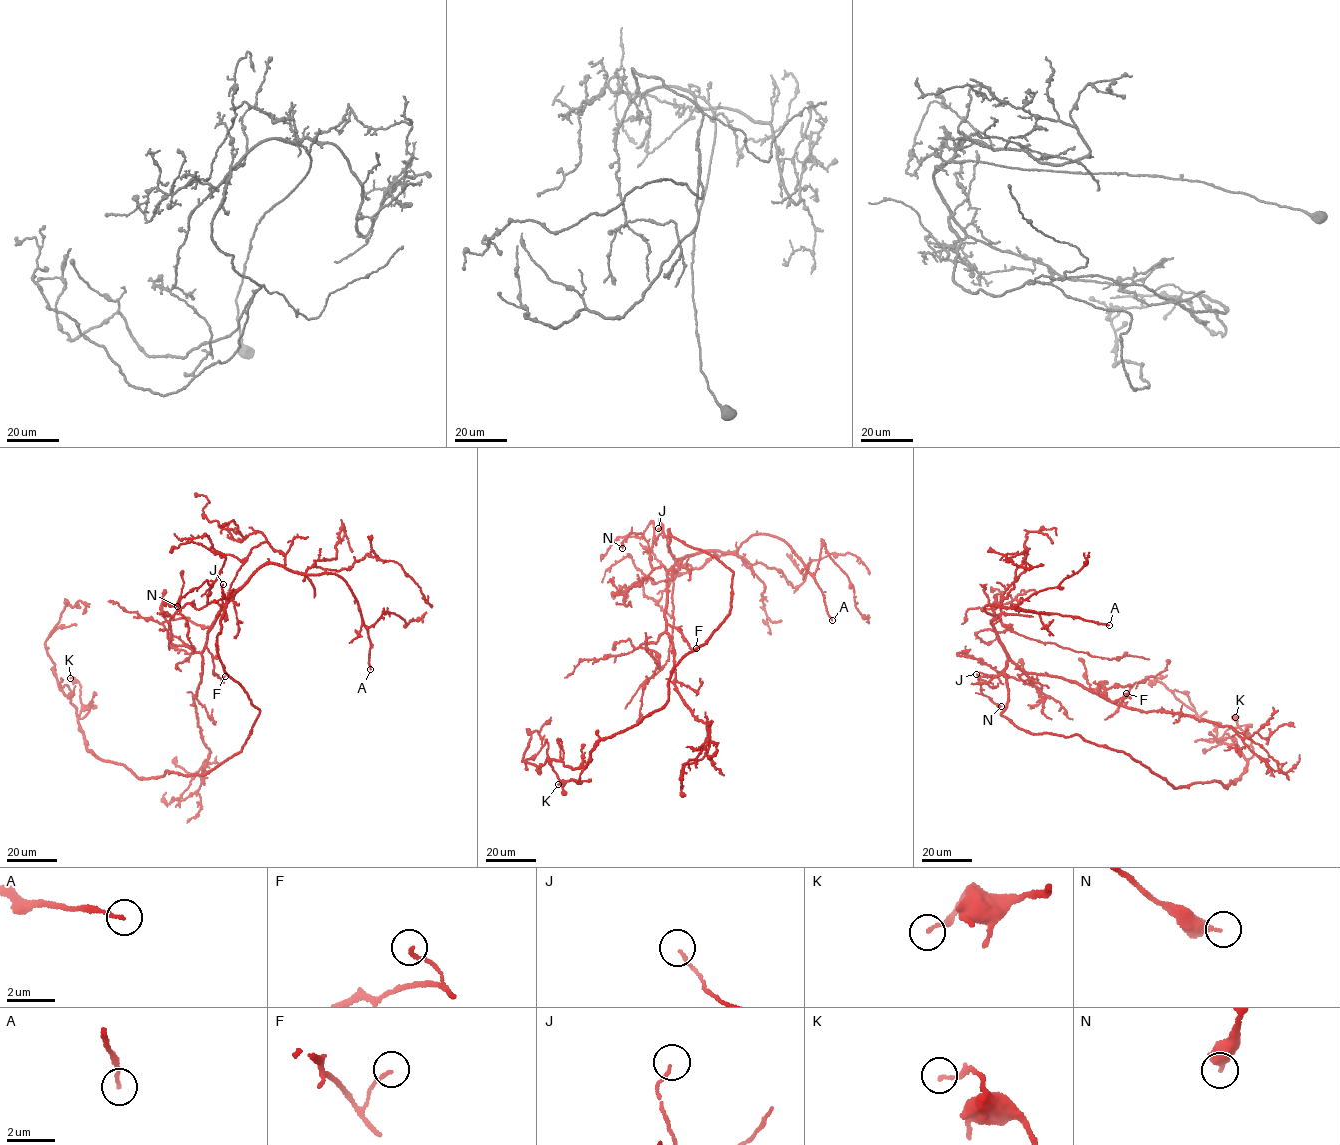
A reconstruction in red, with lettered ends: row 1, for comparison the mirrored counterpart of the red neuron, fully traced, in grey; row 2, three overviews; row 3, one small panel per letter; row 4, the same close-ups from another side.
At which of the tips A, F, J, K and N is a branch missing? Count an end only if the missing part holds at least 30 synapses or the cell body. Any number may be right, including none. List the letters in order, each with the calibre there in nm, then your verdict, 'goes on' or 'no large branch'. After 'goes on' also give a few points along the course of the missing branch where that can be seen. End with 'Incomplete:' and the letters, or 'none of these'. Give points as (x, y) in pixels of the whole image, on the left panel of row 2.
A: calibre 130 nm; goes on; course (370, 669), (375, 675), (397, 682), (402, 688), (407, 685), (412, 669), (423, 663), (429, 650), (460, 645)
F: calibre 130 nm; no large branch
J: calibre 100 nm; no large branch
K: calibre 150 nm; no large branch
N: calibre 320 nm; no large branch
Incomplete: A

